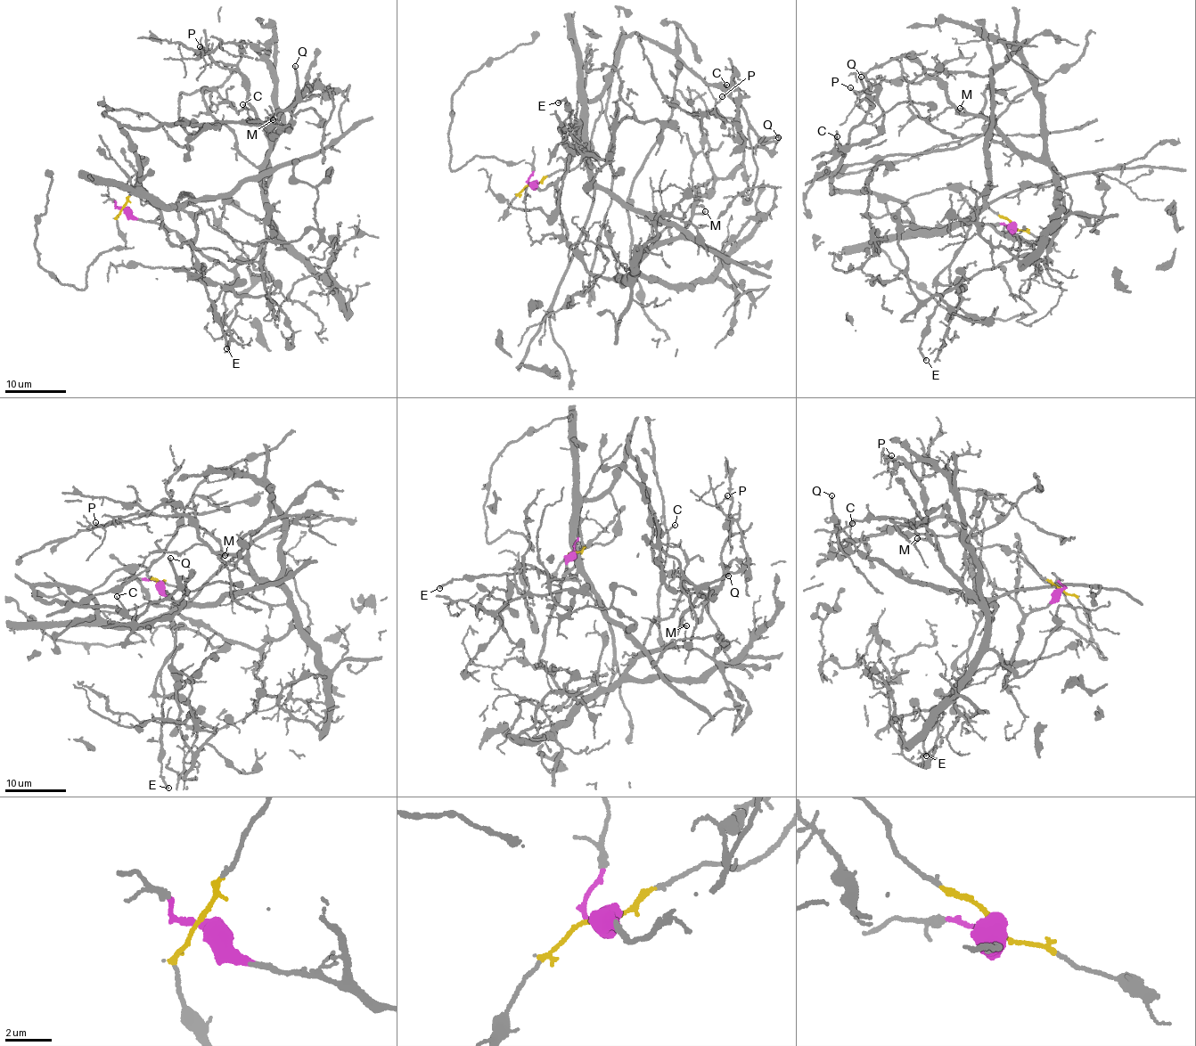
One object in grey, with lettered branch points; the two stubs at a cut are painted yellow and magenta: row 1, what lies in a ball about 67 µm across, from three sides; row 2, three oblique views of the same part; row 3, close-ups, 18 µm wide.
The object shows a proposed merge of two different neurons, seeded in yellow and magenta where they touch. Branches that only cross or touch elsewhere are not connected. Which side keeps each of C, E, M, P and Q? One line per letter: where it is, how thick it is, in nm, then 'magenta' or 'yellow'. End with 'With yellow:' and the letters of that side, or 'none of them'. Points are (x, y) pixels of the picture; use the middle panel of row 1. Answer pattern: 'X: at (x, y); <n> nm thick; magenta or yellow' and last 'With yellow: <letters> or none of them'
C: at (726, 85); 90 nm thick; yellow
E: at (558, 102); 170 nm thick; yellow
M: at (705, 211); 140 nm thick; magenta
P: at (722, 96); 120 nm thick; magenta
Q: at (778, 137); 220 nm thick; yellow
With yellow: C, E, Q

